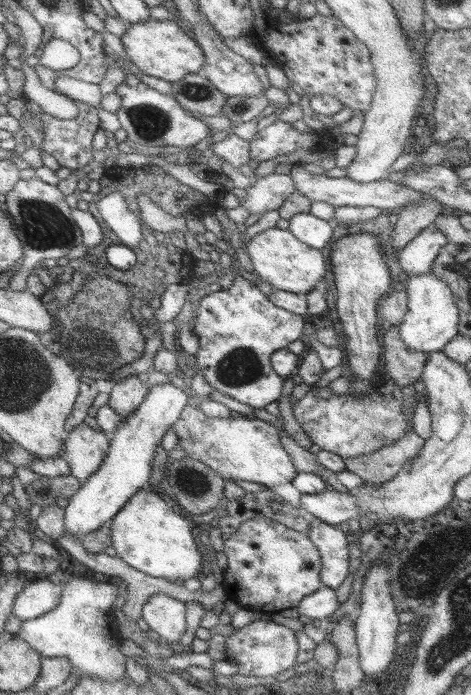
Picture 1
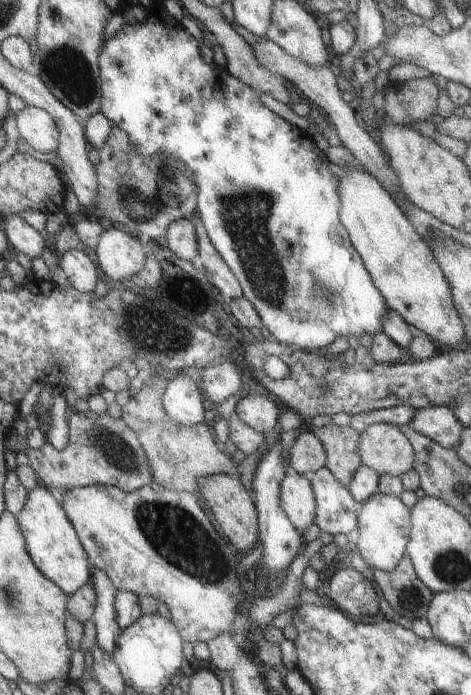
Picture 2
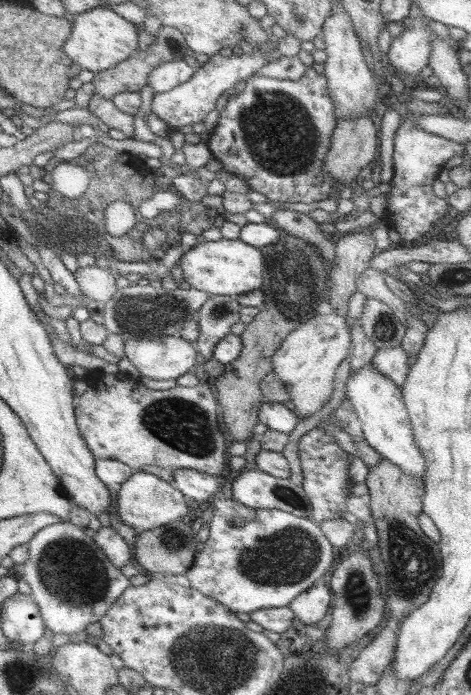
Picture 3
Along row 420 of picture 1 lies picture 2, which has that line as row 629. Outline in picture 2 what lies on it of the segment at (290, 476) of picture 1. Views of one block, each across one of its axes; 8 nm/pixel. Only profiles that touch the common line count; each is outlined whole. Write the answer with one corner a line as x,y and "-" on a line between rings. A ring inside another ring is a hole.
157,482
144,485
135,491
123,491
110,485
86,485
74,487
58,494
76,534
88,555
93,569
105,570
110,580
120,591
129,590
139,597
151,596
162,600
170,610
171,620
183,641
205,642
222,633
242,636
253,644
264,638
264,626
284,610
295,605
299,582
311,556
319,549
318,540
313,539
304,550
300,550
289,564
289,572
282,588
271,597
250,597
240,587
234,561
232,545
218,535
216,528
204,514
196,493
162,488

